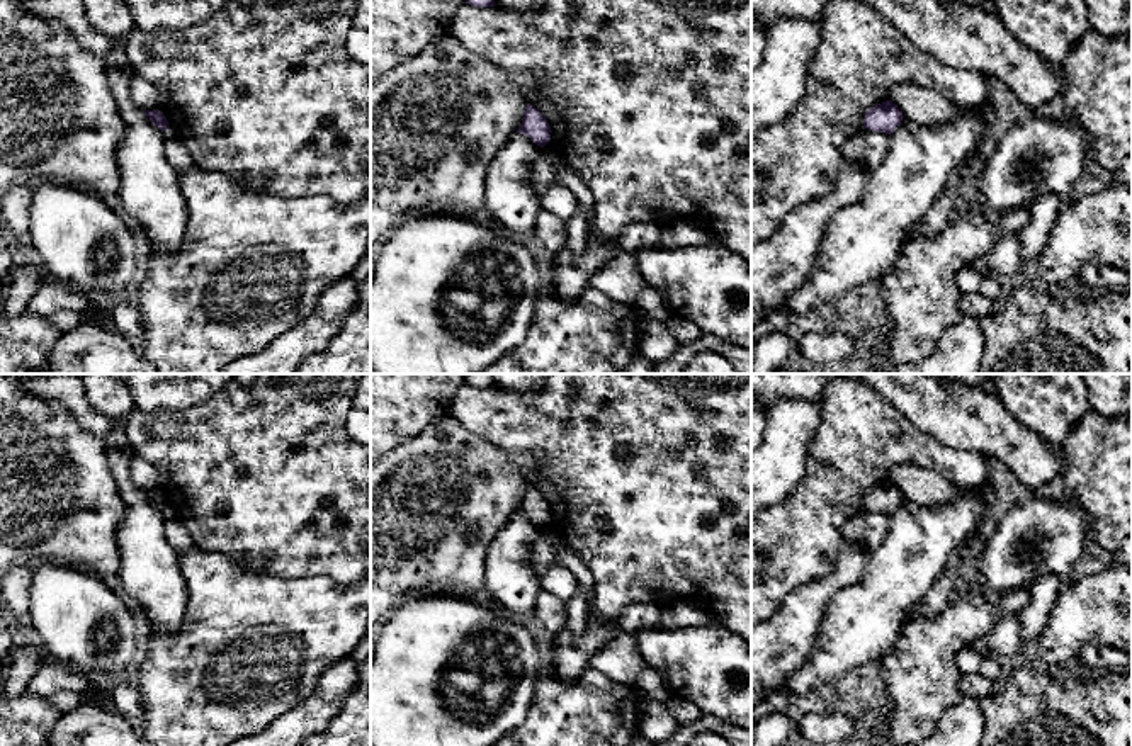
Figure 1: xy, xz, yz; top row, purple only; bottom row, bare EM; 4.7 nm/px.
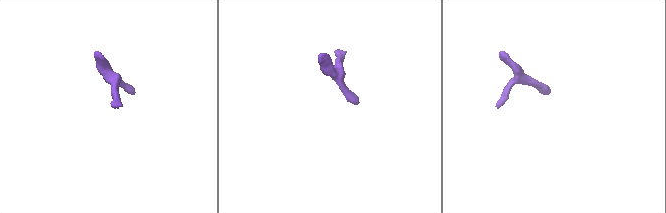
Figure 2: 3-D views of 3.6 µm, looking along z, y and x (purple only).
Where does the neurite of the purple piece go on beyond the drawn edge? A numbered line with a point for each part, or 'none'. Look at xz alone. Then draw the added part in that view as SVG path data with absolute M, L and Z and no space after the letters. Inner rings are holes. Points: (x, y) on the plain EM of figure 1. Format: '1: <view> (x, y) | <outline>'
1: xz (565, 554) | M552 513L549 515L551 515L551 520L544 528L552 534L558 562L566 566L574 574L580 585L580 590L585 591L588 596L586 607L588 607L588 612L591 612L593 588L595 588L593 574L588 569L588 566L583 564L581 559L568 547L568 544L556 535L556 532L552 530Z

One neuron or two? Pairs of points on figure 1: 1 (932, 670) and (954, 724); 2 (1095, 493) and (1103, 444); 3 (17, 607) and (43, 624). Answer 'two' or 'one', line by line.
1: two
2: one
3: two

